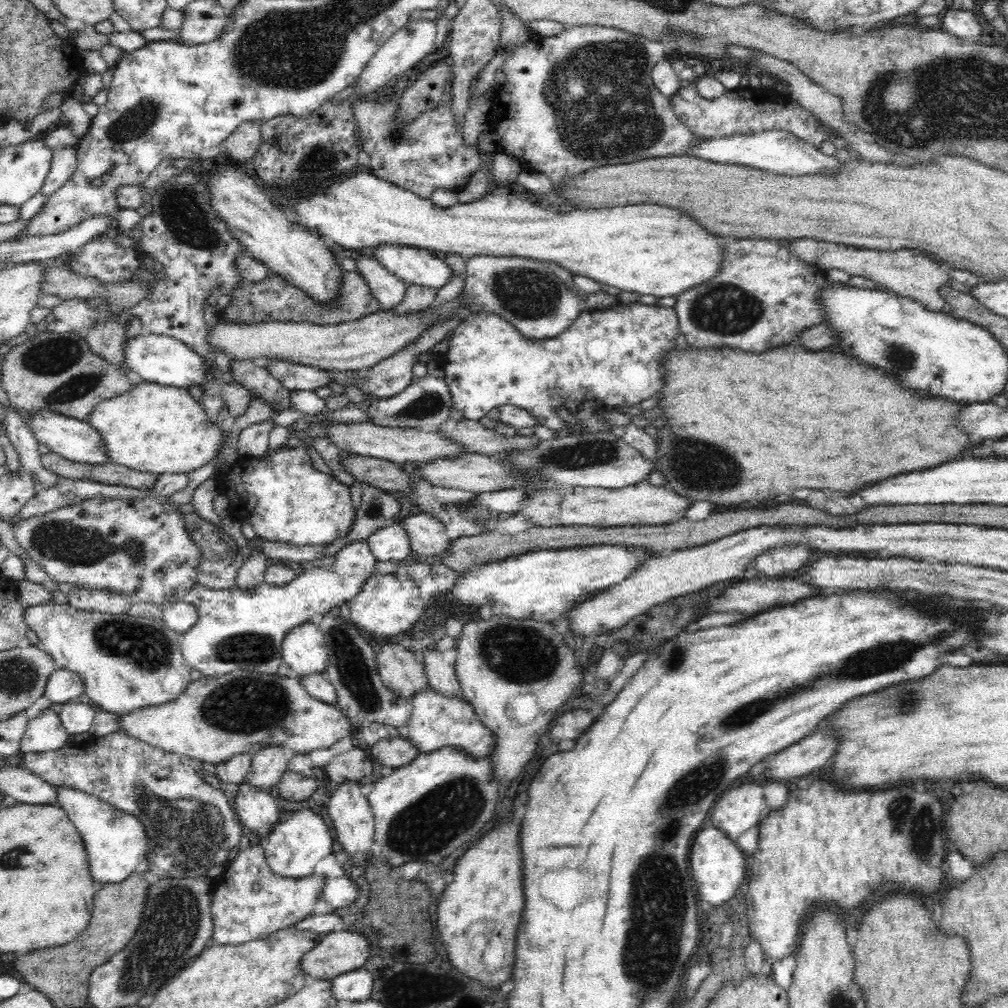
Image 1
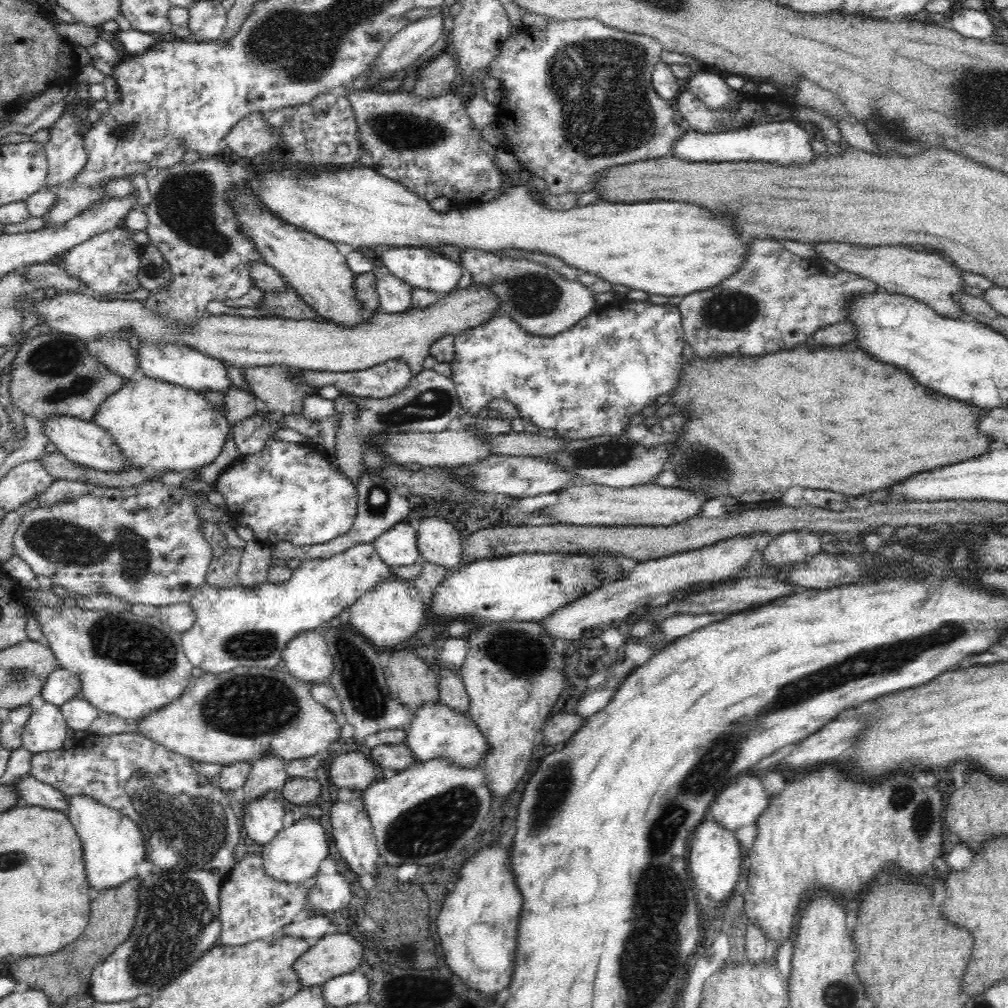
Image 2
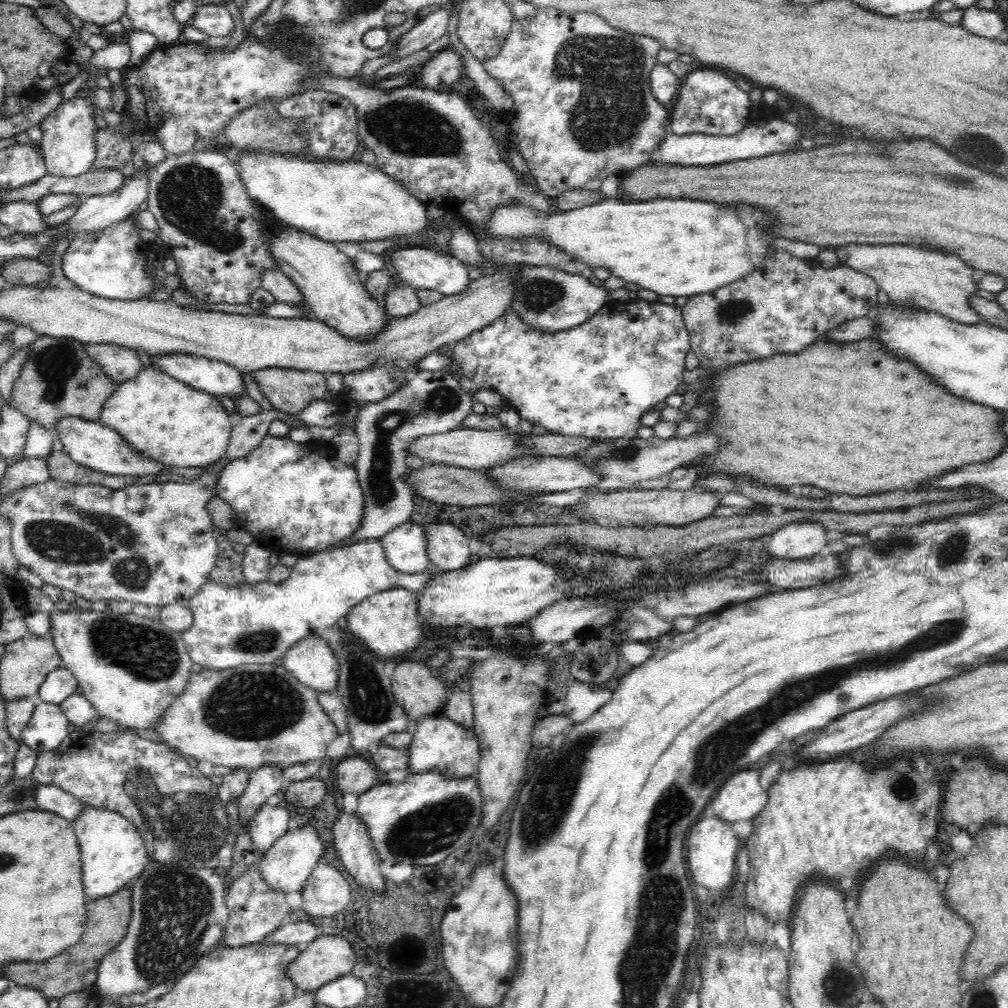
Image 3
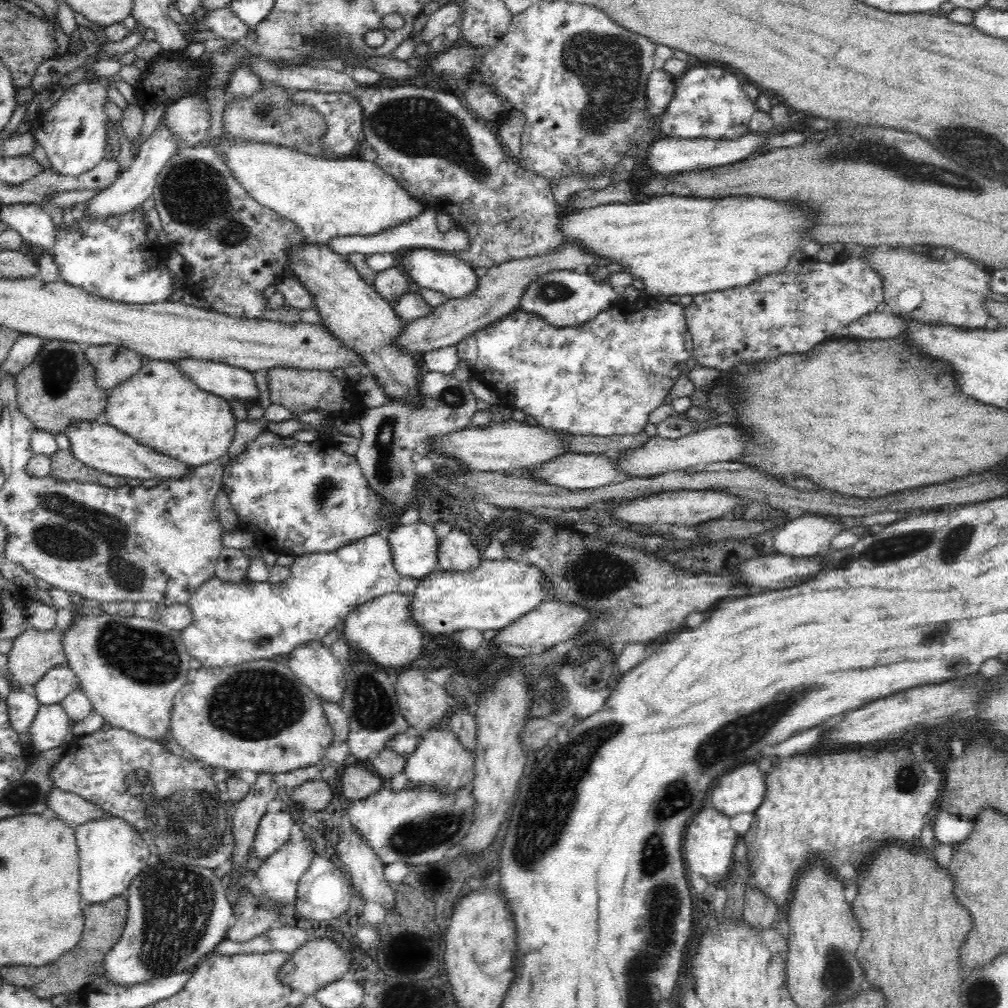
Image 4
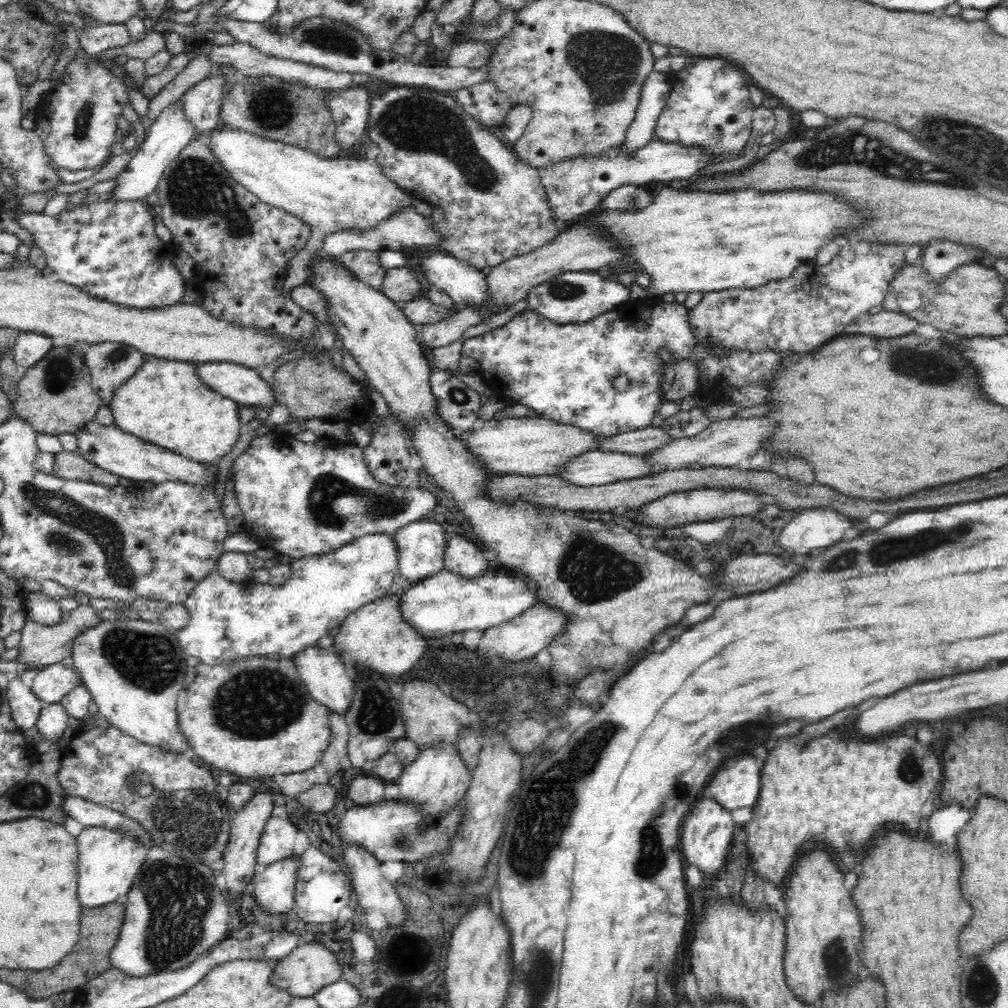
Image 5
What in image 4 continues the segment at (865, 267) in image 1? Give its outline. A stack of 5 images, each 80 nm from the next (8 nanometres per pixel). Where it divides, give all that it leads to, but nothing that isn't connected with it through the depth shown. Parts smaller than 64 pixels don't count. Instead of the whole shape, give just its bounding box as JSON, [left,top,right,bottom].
[868,247,993,330]

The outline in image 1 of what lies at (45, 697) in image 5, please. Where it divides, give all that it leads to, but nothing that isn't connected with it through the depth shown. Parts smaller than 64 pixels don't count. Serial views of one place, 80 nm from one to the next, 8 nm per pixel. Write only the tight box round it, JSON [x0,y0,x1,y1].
[45,669,85,704]

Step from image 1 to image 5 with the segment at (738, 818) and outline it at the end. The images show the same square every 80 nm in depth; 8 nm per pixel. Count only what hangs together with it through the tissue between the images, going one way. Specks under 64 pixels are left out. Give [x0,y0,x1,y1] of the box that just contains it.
[706,755,761,812]

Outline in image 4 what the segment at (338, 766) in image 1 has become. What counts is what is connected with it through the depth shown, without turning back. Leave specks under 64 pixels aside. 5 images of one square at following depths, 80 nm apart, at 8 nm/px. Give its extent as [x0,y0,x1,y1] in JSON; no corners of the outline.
[340,760,382,802]

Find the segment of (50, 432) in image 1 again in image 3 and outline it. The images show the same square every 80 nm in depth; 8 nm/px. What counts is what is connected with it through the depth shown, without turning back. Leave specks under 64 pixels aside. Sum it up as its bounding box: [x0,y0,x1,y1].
[52,417,164,476]

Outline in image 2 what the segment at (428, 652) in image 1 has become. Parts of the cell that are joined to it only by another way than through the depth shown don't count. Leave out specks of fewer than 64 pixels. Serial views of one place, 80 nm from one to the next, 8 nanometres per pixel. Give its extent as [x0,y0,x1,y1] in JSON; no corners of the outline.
[436,666,469,712]

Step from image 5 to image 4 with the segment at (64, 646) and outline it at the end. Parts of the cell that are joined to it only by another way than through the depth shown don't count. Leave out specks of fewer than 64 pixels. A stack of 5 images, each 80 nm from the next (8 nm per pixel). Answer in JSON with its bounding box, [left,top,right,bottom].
[3,623,66,691]

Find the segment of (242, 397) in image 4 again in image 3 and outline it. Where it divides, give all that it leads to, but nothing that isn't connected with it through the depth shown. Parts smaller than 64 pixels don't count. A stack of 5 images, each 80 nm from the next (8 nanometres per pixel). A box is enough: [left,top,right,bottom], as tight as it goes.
[149,354,244,399]

